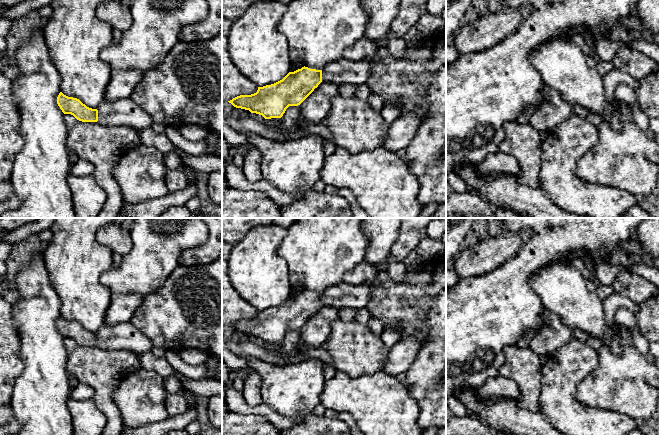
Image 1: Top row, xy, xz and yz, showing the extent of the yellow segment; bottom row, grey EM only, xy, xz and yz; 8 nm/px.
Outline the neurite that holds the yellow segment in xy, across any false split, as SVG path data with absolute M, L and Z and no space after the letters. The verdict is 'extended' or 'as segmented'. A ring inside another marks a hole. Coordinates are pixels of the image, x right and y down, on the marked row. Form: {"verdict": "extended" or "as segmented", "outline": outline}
{"verdict": "extended", "outline": "M60 92L57 104L64 114L71 114L82 122L97 122L105 126L130 126L136 130L151 128L154 123L154 120L130 98L104 100L97 109L92 109L79 99Z"}

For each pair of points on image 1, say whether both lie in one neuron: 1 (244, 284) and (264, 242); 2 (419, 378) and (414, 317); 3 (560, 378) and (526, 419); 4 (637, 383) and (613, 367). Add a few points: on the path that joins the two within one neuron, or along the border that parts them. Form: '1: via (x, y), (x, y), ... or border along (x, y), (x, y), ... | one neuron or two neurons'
1: via (254, 274), (254, 259), (257, 252) | one neuron
2: via (431, 363), (431, 334), (429, 332) | one neuron
3: border along (540, 410), (552, 424) | two neurons
4: via (631, 383), (619, 373) | one neuron

